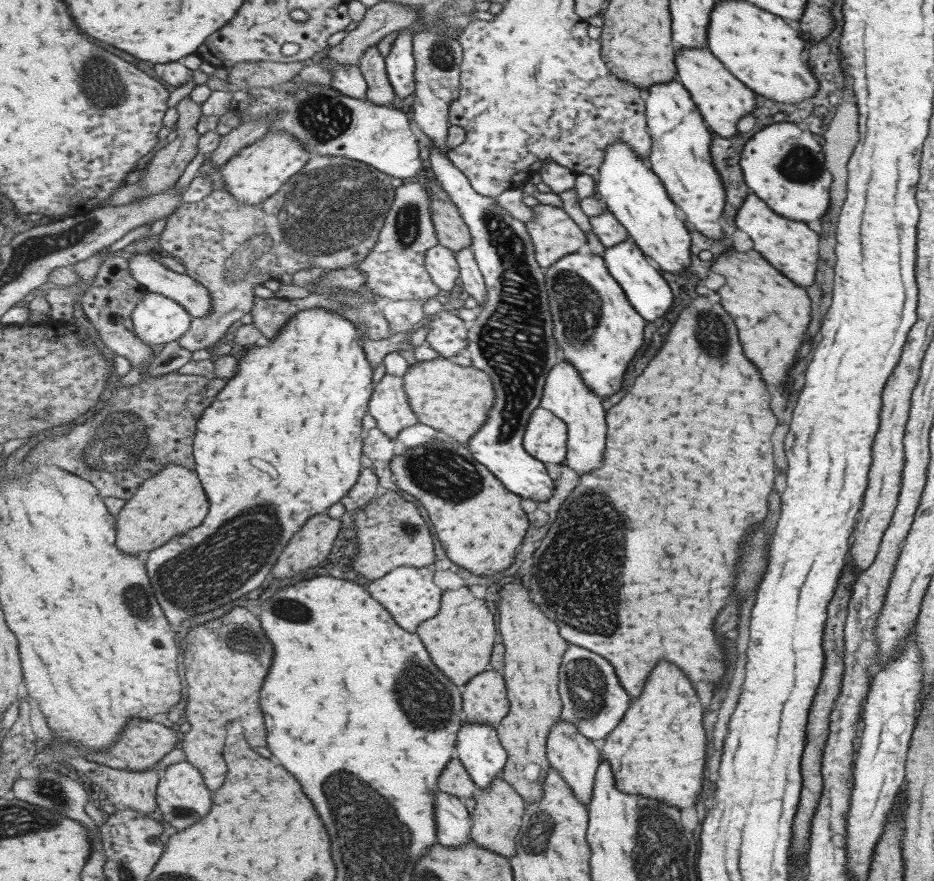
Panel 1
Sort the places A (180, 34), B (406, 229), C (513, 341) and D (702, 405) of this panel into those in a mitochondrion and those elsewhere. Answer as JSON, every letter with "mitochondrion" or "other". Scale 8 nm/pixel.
{"A":"other","B":"mitochondrion","C":"mitochondrion","D":"other"}

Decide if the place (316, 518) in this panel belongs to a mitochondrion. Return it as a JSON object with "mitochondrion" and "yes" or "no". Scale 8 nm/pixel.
{"mitochondrion":"no"}

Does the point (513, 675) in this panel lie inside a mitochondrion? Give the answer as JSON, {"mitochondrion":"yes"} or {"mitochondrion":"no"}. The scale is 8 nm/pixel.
{"mitochondrion":"no"}

